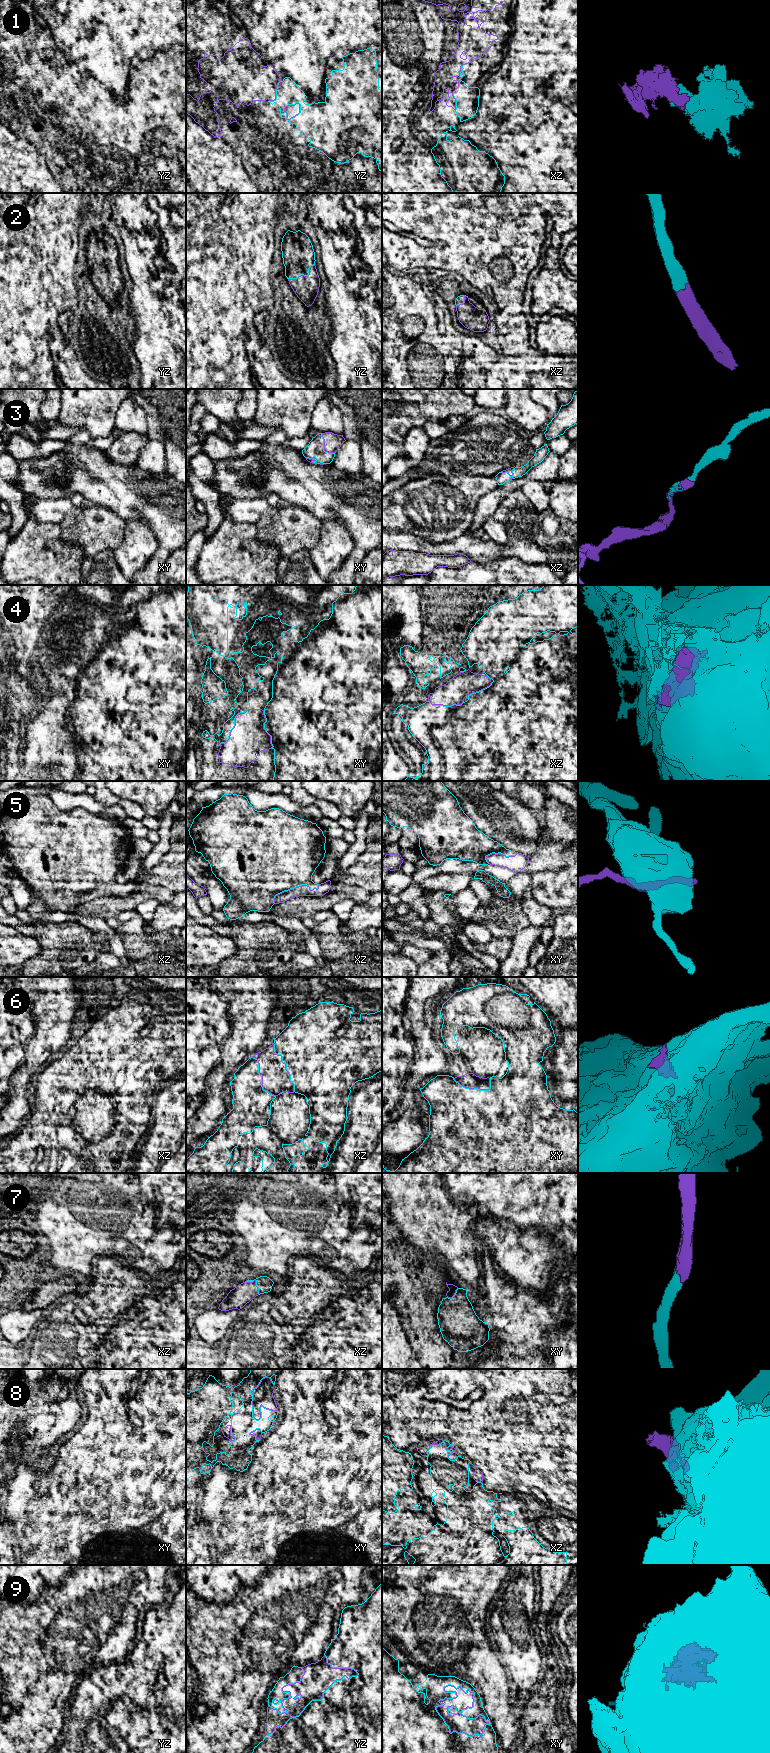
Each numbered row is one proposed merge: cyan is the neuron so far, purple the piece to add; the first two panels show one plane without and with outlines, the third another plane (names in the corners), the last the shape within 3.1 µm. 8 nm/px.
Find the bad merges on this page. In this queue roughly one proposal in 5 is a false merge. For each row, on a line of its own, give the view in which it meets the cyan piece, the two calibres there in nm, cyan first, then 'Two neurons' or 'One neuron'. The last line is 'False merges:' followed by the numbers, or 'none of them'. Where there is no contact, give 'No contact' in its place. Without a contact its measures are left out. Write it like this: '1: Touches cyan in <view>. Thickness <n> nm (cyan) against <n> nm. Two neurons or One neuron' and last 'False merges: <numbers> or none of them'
1: Touches cyan in yz. Thickness 380 nm (cyan) against 100 nm. One neuron
2: Touches cyan in yz. Thickness 260 nm (cyan) against 200 nm. One neuron
3: Touches cyan in xy. Thickness 140 nm (cyan) against 140 nm. One neuron
4: Touches cyan in xy. Thickness 100 nm (cyan) against 300 nm. One neuron
5: Touches cyan in xz. Thickness 500 nm (cyan) against 90 nm. Two neurons
6: Touches cyan in xz. Thickness 500 nm (cyan) against 220 nm. One neuron
7: Touches cyan in xz. Thickness 120 nm (cyan) against 170 nm. One neuron
8: Touches cyan in xy. Thickness 190 nm (cyan) against 160 nm. One neuron
9: Touches cyan in xy. Thickness 440 nm (cyan) against 140 nm. One neuron
False merges: 5

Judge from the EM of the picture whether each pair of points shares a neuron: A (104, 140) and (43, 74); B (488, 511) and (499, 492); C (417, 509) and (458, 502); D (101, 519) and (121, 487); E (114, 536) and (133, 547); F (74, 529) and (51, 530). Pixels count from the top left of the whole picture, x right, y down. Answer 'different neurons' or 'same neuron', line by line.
A: same neuron
B: same neuron
C: same neuron
D: different neurons
E: different neurons
F: different neurons

